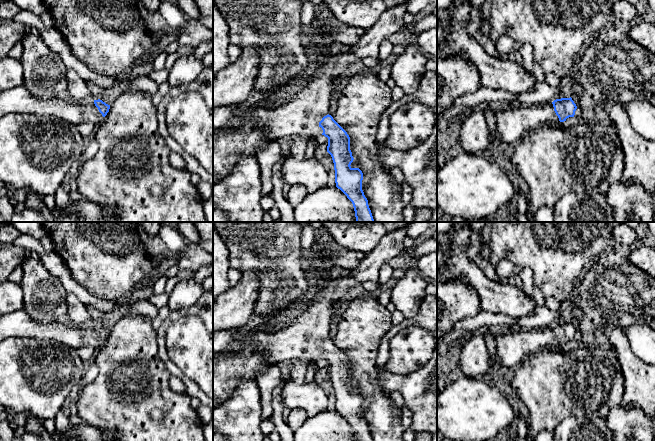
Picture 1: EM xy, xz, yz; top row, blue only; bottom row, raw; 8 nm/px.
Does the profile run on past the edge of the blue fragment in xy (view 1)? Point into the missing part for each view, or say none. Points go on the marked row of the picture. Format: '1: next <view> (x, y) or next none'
1: next xy (16, 100)

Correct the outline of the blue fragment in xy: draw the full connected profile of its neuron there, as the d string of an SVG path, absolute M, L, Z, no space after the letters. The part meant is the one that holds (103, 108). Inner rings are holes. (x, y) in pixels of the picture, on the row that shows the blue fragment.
M23 85L0 91L0 117L10 113L52 116L77 126L83 122L101 123L109 109L110 105L100 99L84 102L57 98L41 100Z

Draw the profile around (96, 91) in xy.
M86 81L91 92L92 98L98 100L101 98L103 89L91 81Z

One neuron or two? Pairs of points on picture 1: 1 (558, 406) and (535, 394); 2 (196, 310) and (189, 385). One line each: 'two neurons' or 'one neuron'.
1: one neuron
2: one neuron

